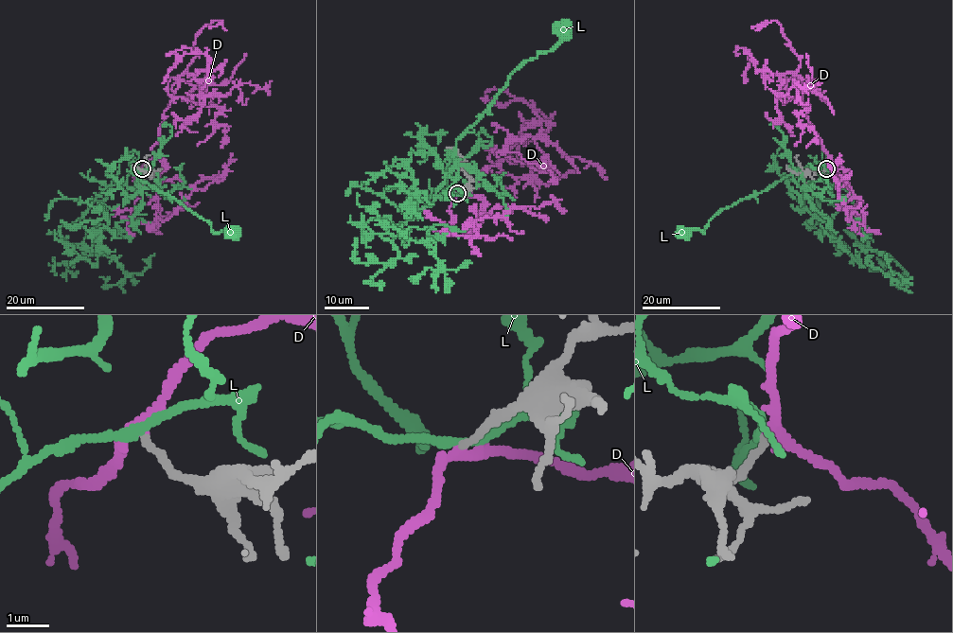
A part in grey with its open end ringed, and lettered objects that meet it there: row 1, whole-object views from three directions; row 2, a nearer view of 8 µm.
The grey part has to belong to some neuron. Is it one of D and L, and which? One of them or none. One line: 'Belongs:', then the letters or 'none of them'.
Belongs: D

